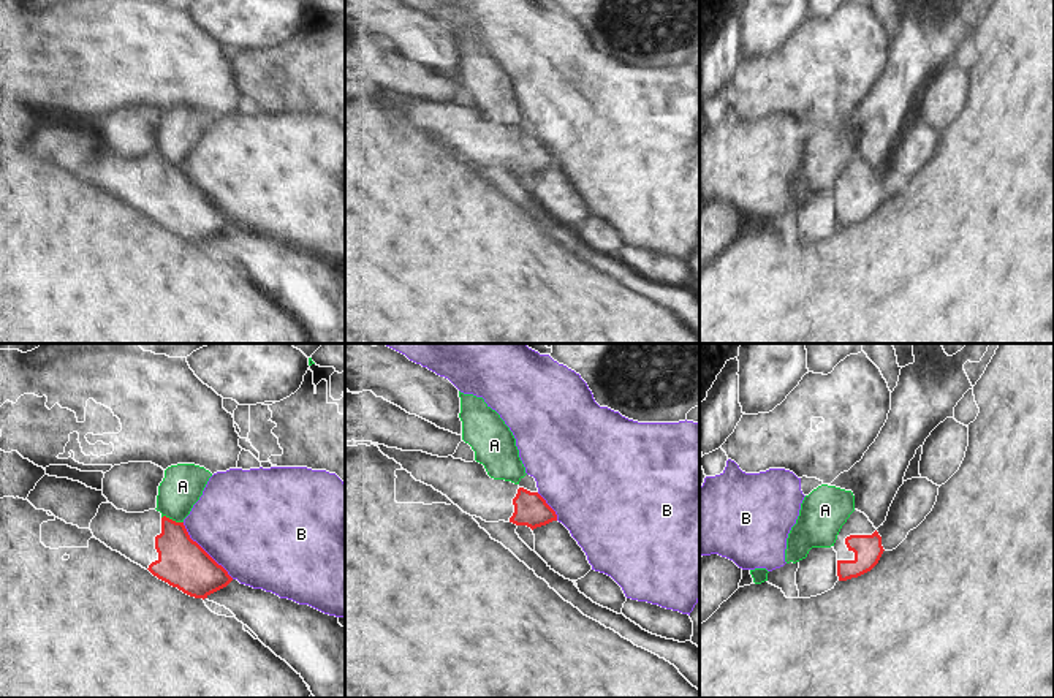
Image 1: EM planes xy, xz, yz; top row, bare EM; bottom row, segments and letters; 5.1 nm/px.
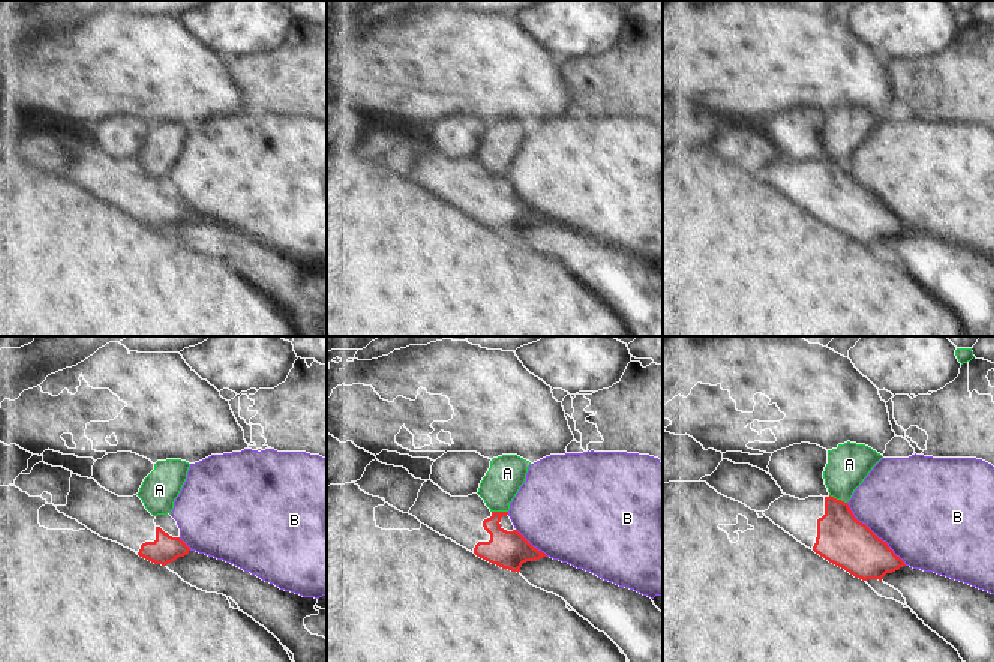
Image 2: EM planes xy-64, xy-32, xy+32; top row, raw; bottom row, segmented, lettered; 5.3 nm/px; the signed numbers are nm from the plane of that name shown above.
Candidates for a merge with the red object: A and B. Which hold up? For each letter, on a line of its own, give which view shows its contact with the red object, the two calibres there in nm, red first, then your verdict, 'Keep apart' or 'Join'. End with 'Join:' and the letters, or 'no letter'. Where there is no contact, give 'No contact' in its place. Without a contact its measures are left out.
A: Touches red in xy. Thickness 240 nm (red) against 200 nm. Keep apart
B: Touches red in xy. Thickness 240 nm (red) against 480 nm. Keep apart
Join: no letter.

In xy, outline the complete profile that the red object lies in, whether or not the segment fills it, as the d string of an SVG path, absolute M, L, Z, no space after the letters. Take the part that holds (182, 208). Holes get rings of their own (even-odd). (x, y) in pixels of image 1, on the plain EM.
M101 149L89 174L108 193L190 242L204 245L233 226L228 217L190 184L184 168L176 168L157 155L127 158L112 149Z

